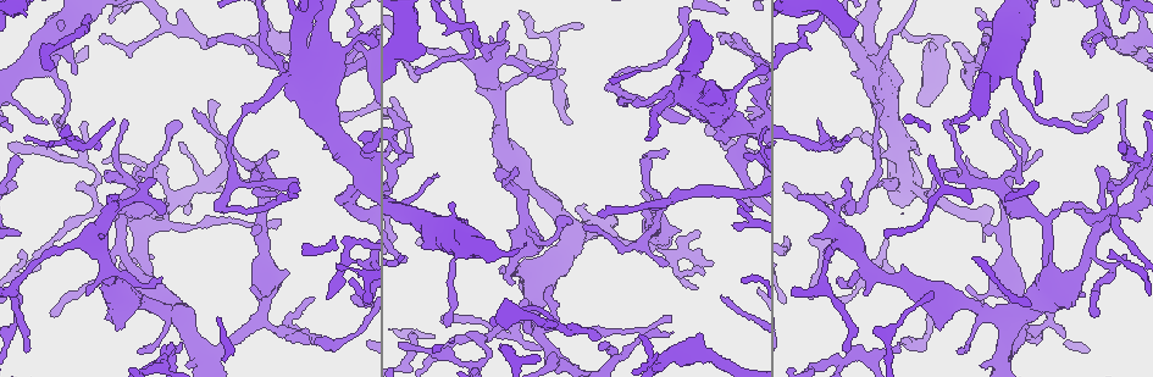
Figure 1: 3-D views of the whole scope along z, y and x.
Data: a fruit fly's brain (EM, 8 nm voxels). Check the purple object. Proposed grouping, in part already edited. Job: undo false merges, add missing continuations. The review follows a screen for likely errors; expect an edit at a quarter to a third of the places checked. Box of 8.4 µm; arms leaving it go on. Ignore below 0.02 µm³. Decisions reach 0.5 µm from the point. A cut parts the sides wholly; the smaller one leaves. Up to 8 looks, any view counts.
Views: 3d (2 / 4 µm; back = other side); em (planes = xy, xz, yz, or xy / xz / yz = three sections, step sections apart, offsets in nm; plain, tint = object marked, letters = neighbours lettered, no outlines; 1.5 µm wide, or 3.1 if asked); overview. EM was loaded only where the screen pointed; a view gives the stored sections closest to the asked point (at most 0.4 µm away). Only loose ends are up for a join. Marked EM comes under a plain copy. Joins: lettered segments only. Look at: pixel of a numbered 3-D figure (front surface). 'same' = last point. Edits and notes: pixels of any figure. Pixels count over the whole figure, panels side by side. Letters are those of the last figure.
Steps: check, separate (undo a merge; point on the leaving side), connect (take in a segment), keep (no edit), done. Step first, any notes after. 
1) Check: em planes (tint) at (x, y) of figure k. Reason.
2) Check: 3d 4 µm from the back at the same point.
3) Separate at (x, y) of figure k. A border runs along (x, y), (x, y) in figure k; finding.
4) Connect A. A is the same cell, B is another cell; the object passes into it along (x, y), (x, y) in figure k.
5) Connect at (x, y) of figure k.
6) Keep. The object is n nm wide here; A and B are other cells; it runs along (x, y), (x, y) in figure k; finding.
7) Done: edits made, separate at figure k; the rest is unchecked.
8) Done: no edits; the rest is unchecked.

Check: 3d 4 µm at (701, 232) of figure 1. Branch stops here.

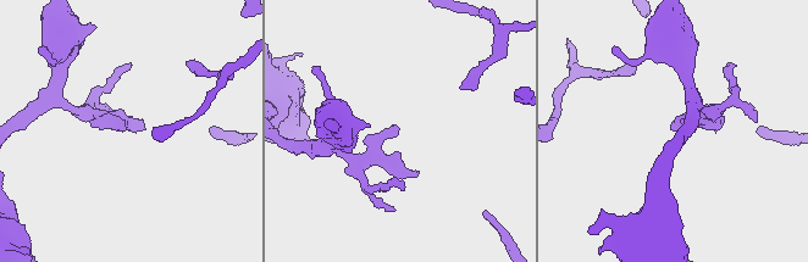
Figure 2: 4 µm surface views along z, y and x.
Check: em planes (letters) at (124, 130) of figure 2. Shape alone is not enough.

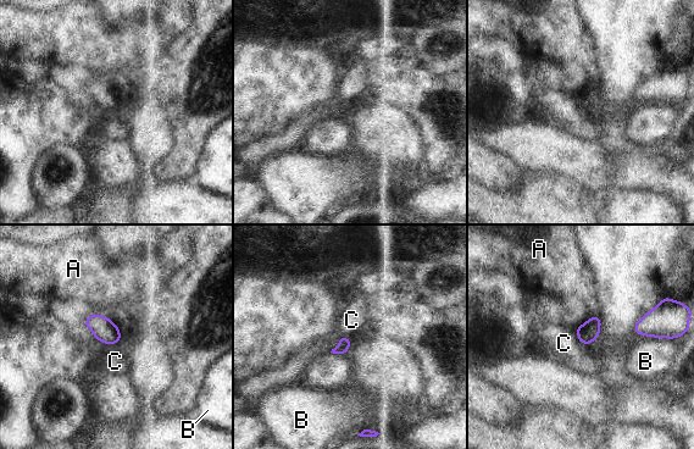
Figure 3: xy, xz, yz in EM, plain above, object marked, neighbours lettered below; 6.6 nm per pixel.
Keep. The longest contact is with C, 140 nm; A, B and C are other cells; no lettered segment goes on from it.

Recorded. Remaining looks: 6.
Check: em planes (tint) at (1103, 118) of figure 1. End of a long branch.

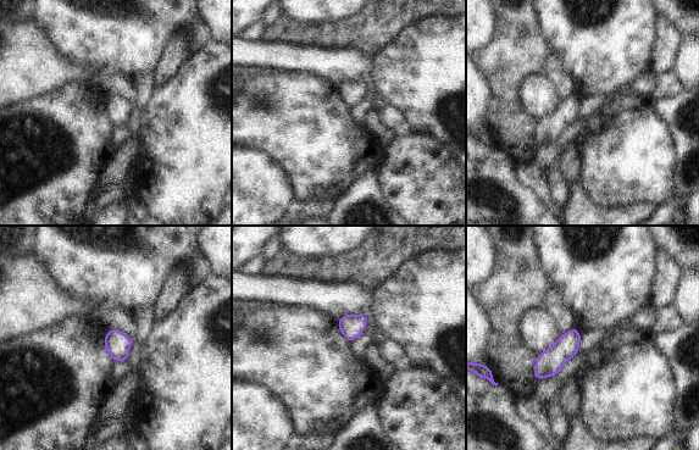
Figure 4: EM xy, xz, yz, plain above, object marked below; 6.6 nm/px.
Check: em planes (letters) at the same point. What lies round it.

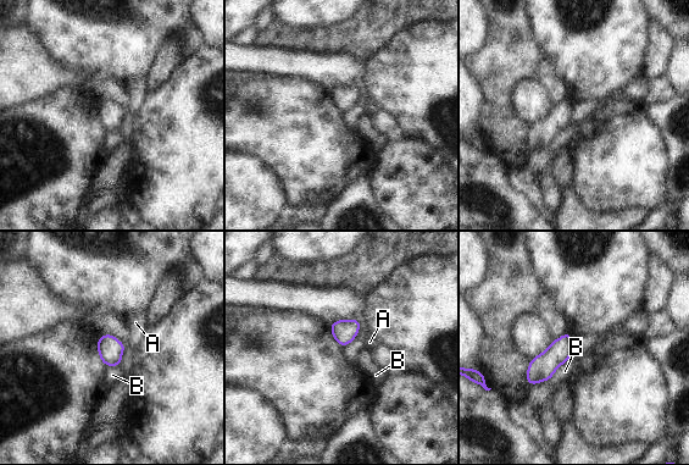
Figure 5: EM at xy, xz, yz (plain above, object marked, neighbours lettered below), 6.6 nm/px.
Keep. The longest contact is with B, 200 nm; A and B are other cells; no lettered segment goes on from it.

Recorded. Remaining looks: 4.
Check: 3d 4 µm at (173, 199) of figure 1. Thick turns thin.

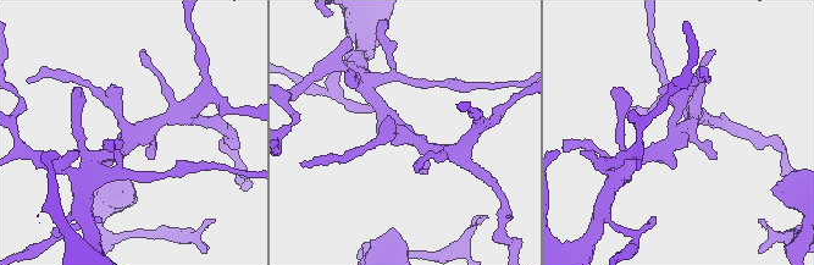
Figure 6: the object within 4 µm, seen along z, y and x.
Check: em xy step 8 (tint) at (132, 137) of figure 6.

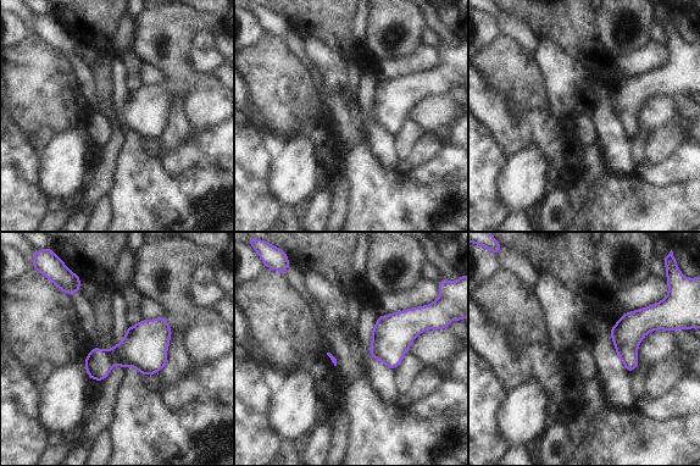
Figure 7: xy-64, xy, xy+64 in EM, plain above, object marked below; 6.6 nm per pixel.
Check: em planes (letters) at the same point. Cut it another way.

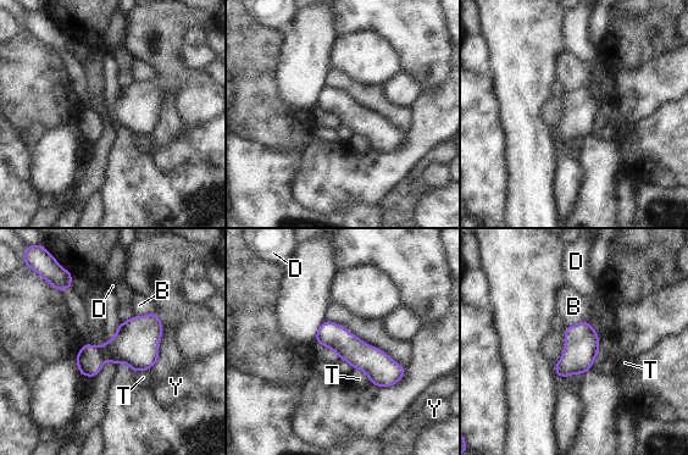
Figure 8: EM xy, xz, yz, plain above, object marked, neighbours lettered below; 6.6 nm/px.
Keep. The object is 180 nm wide here; B, D, T and Y are other cells; a border runs along (353, 367), (360, 369), (371, 382) in figure 8; continuous, no second neuron.

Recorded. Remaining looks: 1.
Done: no edits; the rest is unchecked.

